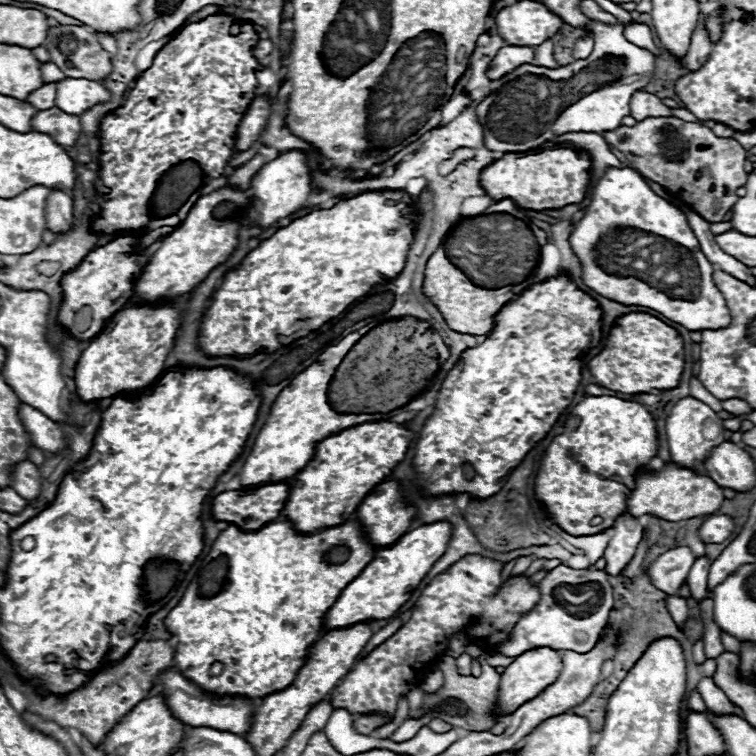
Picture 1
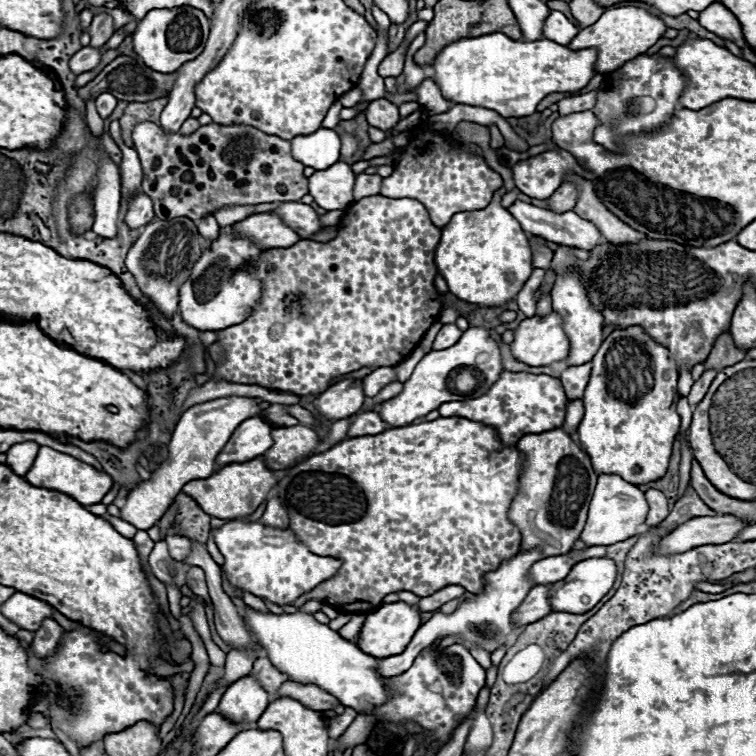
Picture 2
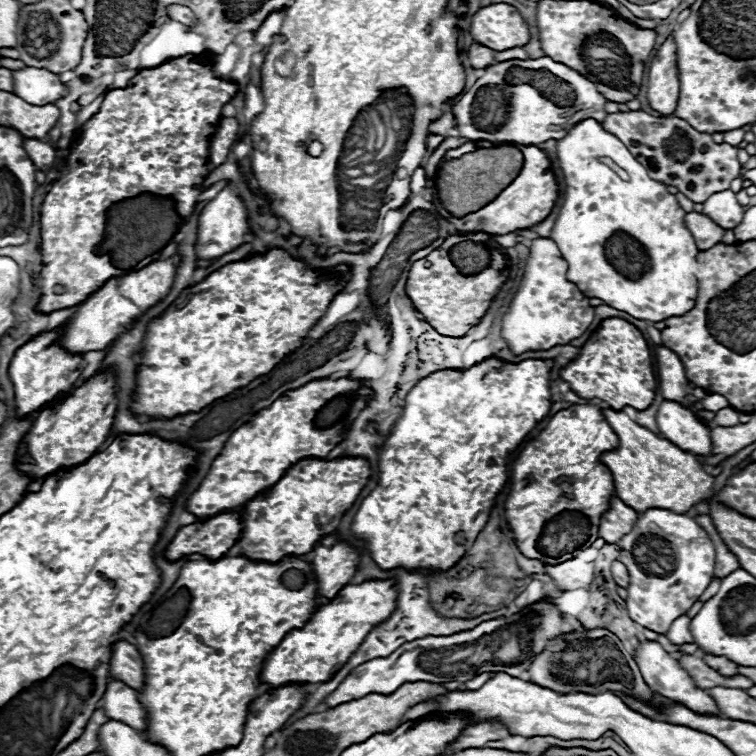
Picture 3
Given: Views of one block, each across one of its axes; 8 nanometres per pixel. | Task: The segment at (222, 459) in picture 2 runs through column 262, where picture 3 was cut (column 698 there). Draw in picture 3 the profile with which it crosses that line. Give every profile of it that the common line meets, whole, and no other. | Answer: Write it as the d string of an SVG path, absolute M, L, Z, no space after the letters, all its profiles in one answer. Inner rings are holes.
M664 400L658 406L656 424L664 438L674 442L678 448L702 456L710 454L710 426L704 426L690 408L672 400Z

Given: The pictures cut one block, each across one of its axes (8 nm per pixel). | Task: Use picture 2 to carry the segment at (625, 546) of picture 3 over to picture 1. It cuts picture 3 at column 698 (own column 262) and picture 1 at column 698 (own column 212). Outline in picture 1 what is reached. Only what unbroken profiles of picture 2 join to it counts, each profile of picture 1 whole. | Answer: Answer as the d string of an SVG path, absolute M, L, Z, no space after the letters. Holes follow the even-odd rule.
M714 514L704 520L704 524L698 530L698 536L704 544L720 544L724 542L734 528L734 522L724 514Z

